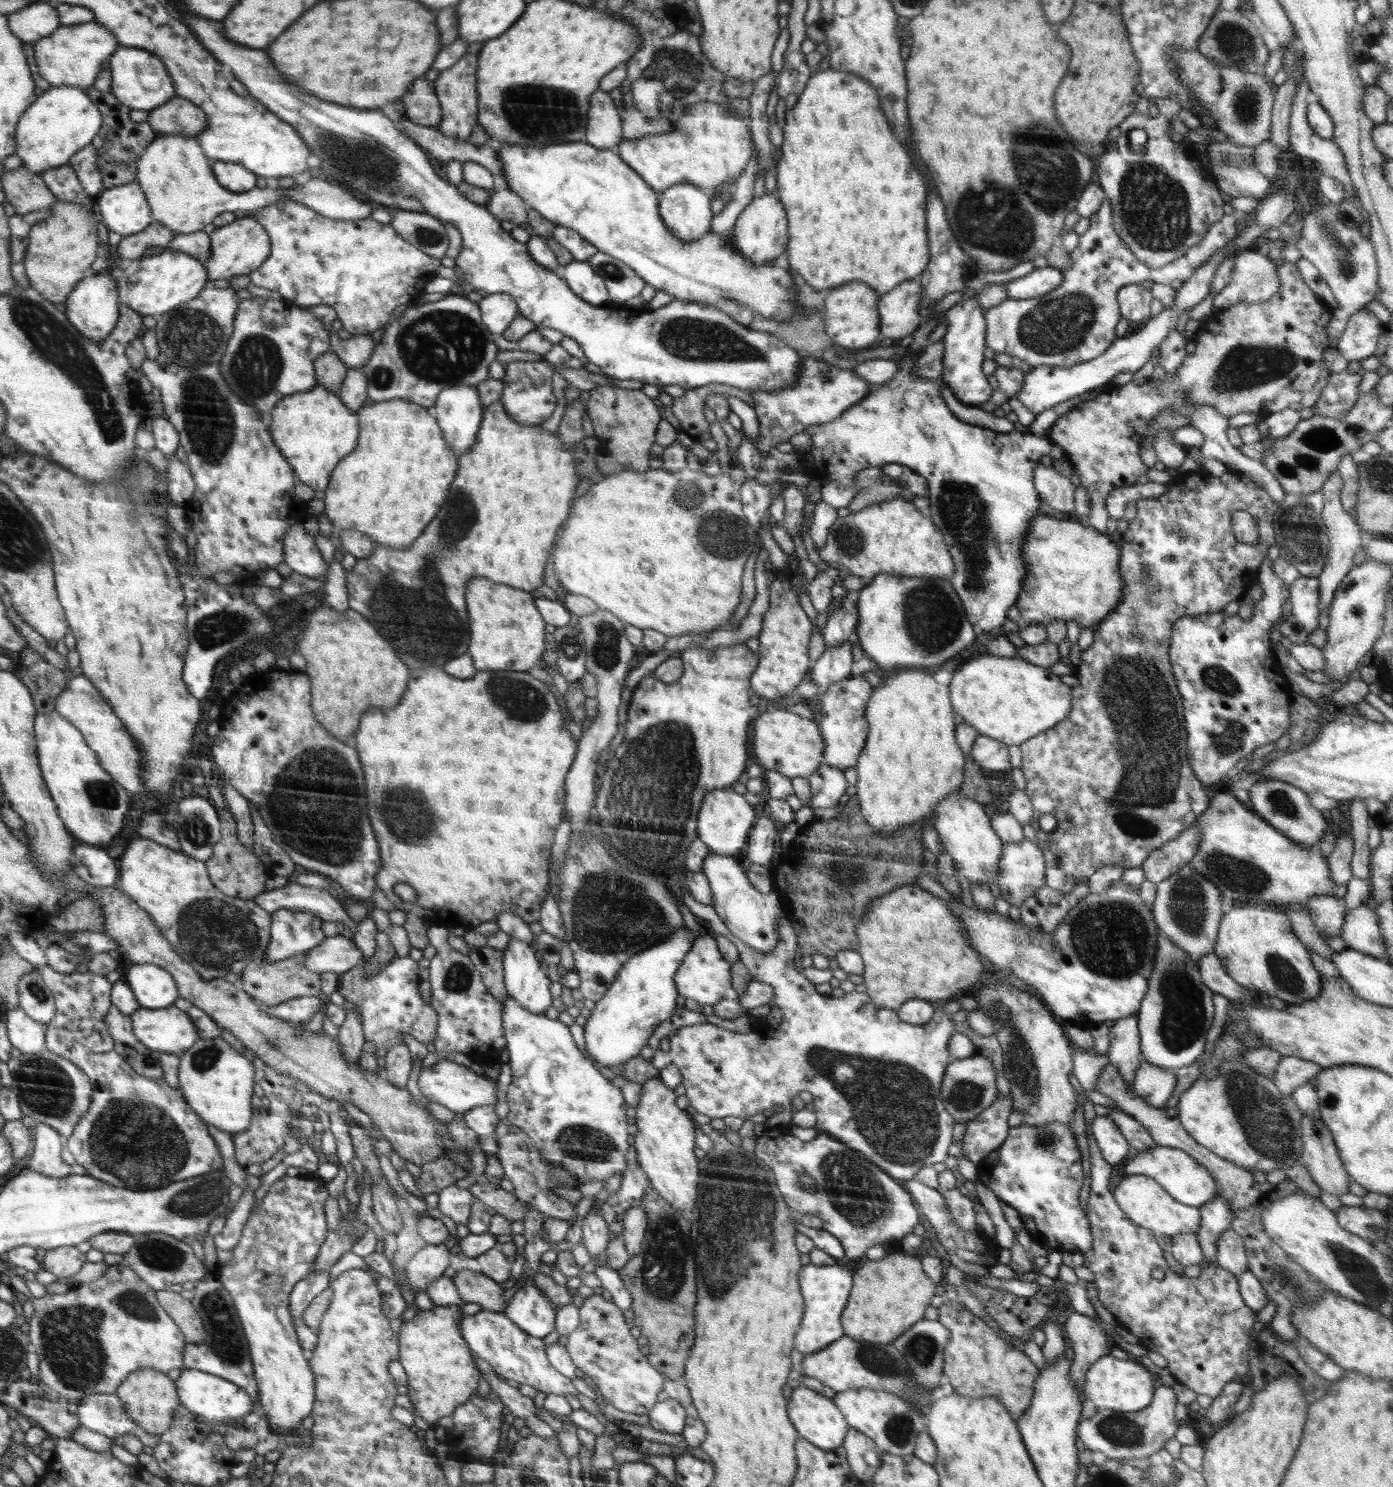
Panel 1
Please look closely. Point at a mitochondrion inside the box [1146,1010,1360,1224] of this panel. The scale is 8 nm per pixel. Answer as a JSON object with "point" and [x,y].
{"point":[1267,1126]}

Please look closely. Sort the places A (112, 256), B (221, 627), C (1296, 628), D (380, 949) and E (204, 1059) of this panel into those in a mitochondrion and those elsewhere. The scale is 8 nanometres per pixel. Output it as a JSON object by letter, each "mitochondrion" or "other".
{"A":"other","B":"mitochondrion","C":"other","D":"other","E":"mitochondrion"}

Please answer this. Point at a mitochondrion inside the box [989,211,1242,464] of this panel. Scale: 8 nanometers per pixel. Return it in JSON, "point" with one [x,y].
{"point":[1057,325]}

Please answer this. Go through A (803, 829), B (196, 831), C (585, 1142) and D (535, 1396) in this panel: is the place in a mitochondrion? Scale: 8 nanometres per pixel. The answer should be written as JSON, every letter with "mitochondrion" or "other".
{"A":"other","B":"mitochondrion","C":"mitochondrion","D":"other"}

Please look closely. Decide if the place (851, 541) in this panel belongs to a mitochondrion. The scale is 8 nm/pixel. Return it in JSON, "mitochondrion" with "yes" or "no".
{"mitochondrion":"yes"}

